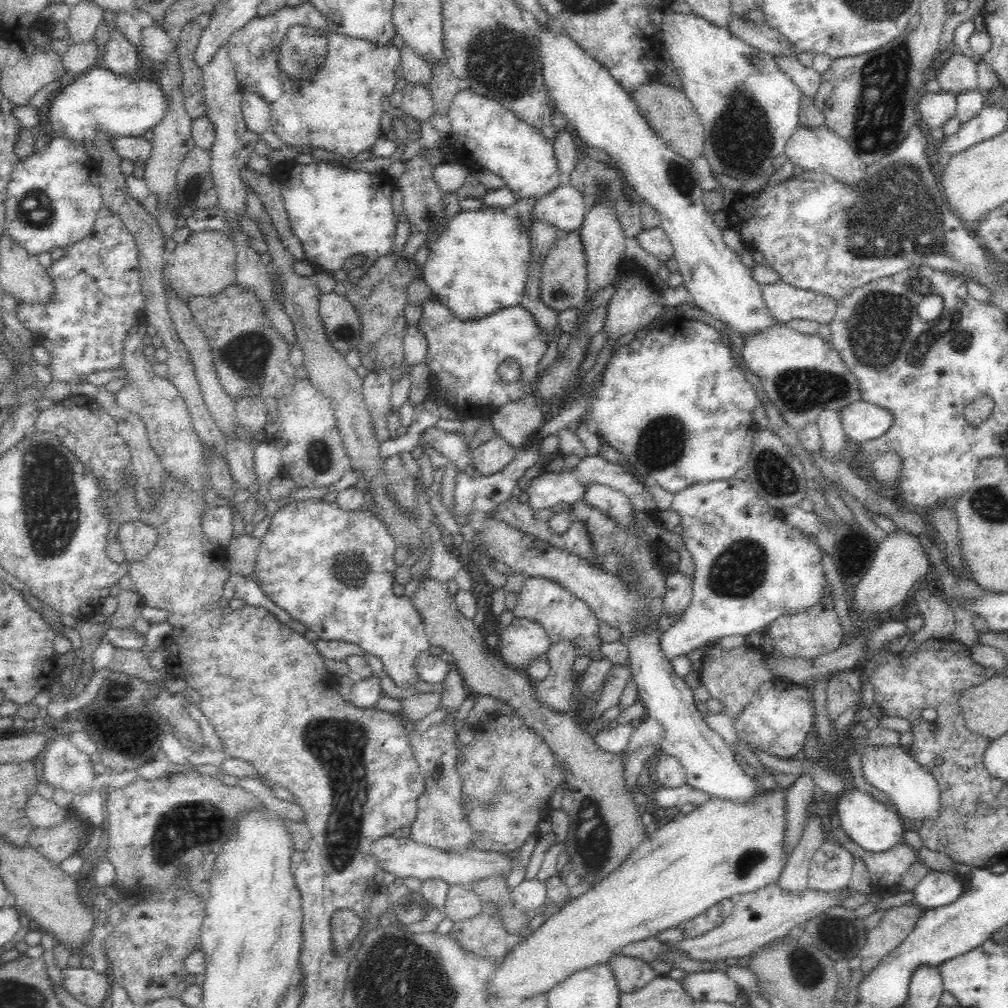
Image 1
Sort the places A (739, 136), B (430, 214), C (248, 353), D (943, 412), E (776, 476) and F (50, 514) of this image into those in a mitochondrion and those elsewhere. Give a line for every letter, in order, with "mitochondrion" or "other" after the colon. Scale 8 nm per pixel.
A: mitochondrion
B: mitochondrion
C: mitochondrion
D: other
E: mitochondrion
F: mitochondrion

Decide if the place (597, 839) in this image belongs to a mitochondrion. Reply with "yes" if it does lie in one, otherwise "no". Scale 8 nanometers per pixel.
yes

